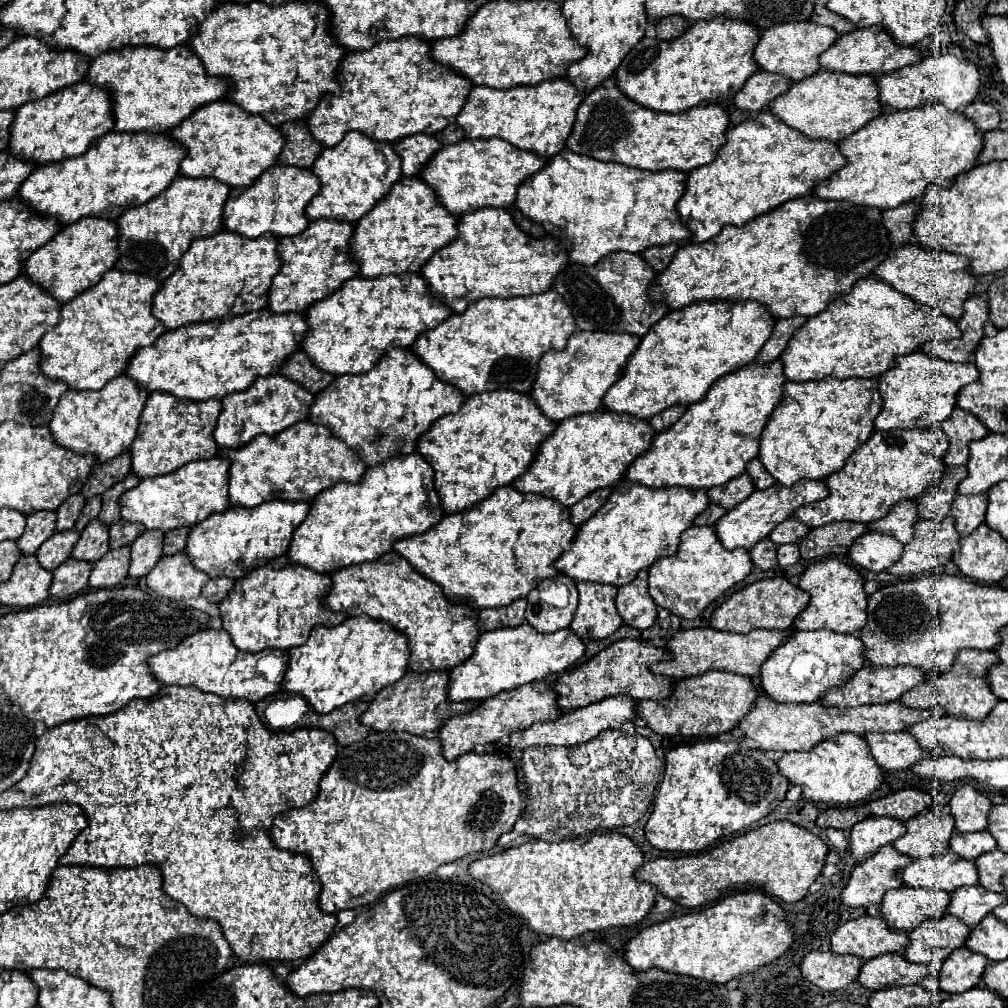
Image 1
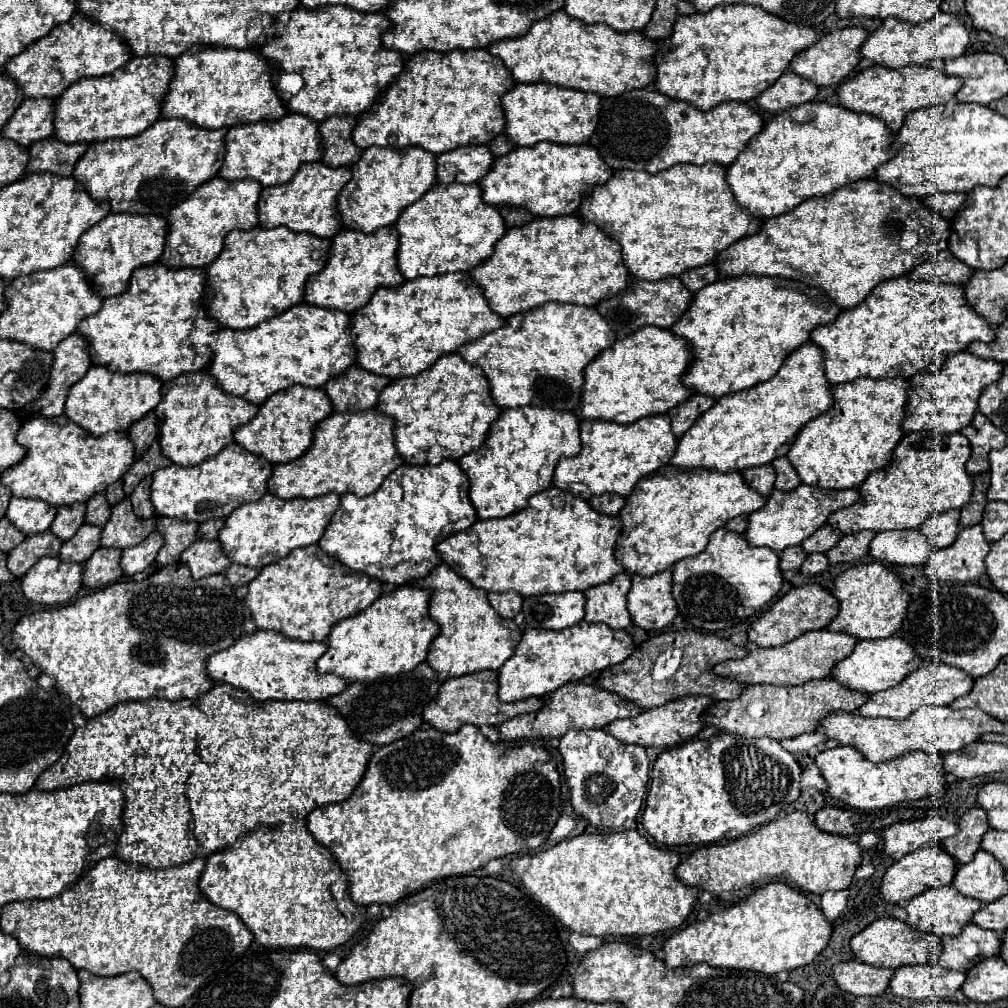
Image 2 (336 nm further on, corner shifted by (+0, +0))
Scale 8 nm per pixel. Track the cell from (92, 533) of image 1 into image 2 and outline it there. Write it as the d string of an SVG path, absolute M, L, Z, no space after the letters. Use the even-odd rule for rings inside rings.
M122 500L112 508L112 516L102 530L102 546L106 548L130 548L140 544L156 528L156 518L142 520L132 512L130 500Z

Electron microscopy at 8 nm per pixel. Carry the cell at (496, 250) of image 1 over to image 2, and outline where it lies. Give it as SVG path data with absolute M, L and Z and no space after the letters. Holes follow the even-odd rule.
M556 216L536 218L526 226L510 228L496 244L494 256L476 266L470 276L484 290L490 308L502 318L534 310L546 302L572 302L584 306L596 306L598 302L612 298L628 288L630 272L622 260L620 244L604 234L596 224L580 220L580 216Z

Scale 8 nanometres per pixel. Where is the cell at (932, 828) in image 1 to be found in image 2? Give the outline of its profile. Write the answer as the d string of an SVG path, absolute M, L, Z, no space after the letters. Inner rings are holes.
M976 806L976 808L970 808L962 820L958 822L960 826L960 832L956 836L950 836L948 840L942 842L942 846L956 858L960 860L962 864L972 860L974 854L980 850L980 842L982 842L982 836L988 832L988 816L986 812Z

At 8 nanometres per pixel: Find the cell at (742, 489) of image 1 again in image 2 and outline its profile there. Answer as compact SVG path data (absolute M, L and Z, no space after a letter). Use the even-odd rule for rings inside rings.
M772 464L746 468L742 474L744 474L744 480L748 482L748 486L752 486L754 490L758 490L760 494L768 496L772 492L772 488L774 488L774 476L776 476Z

